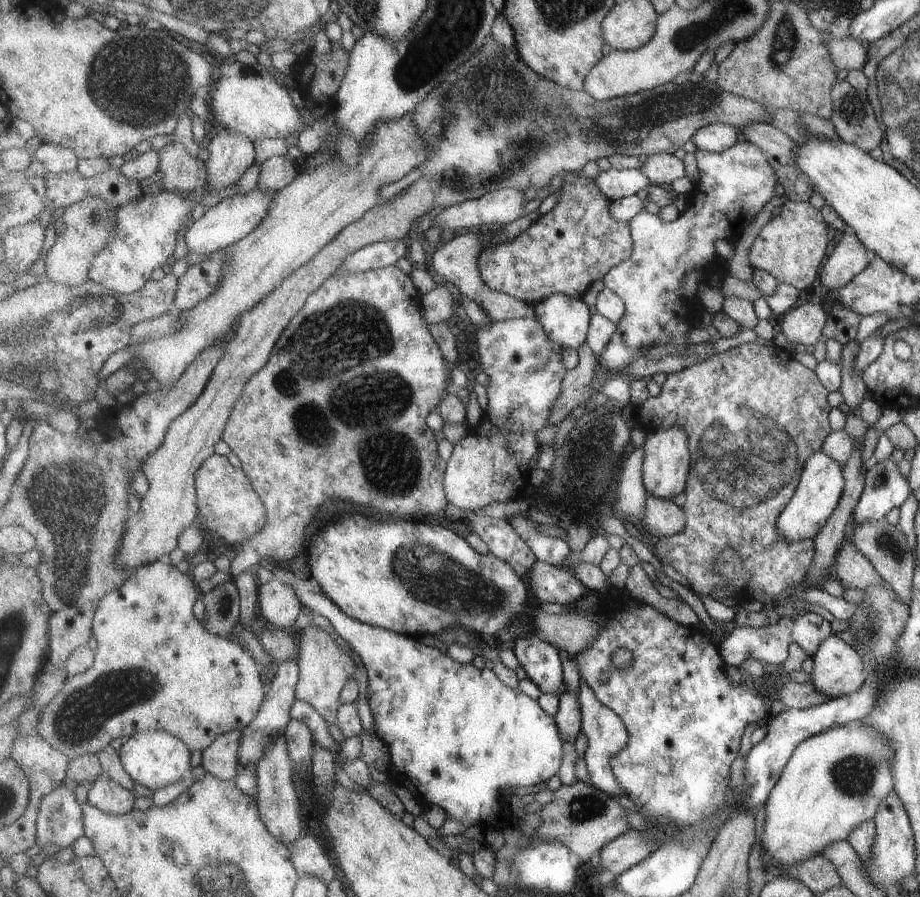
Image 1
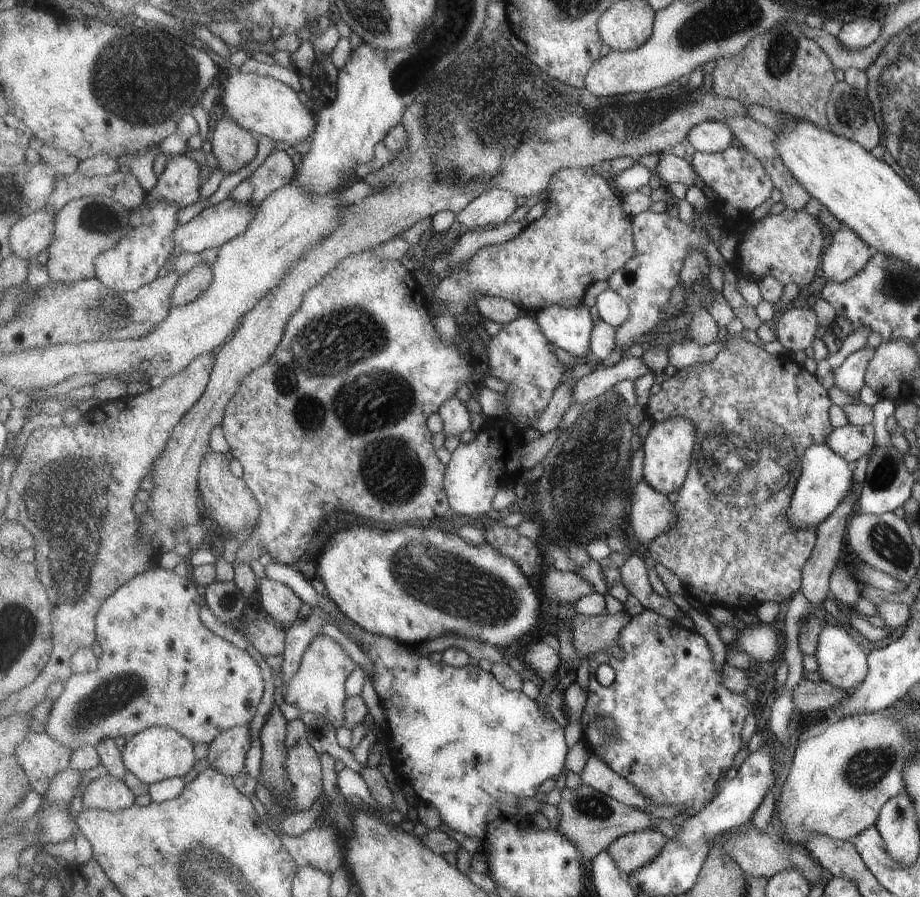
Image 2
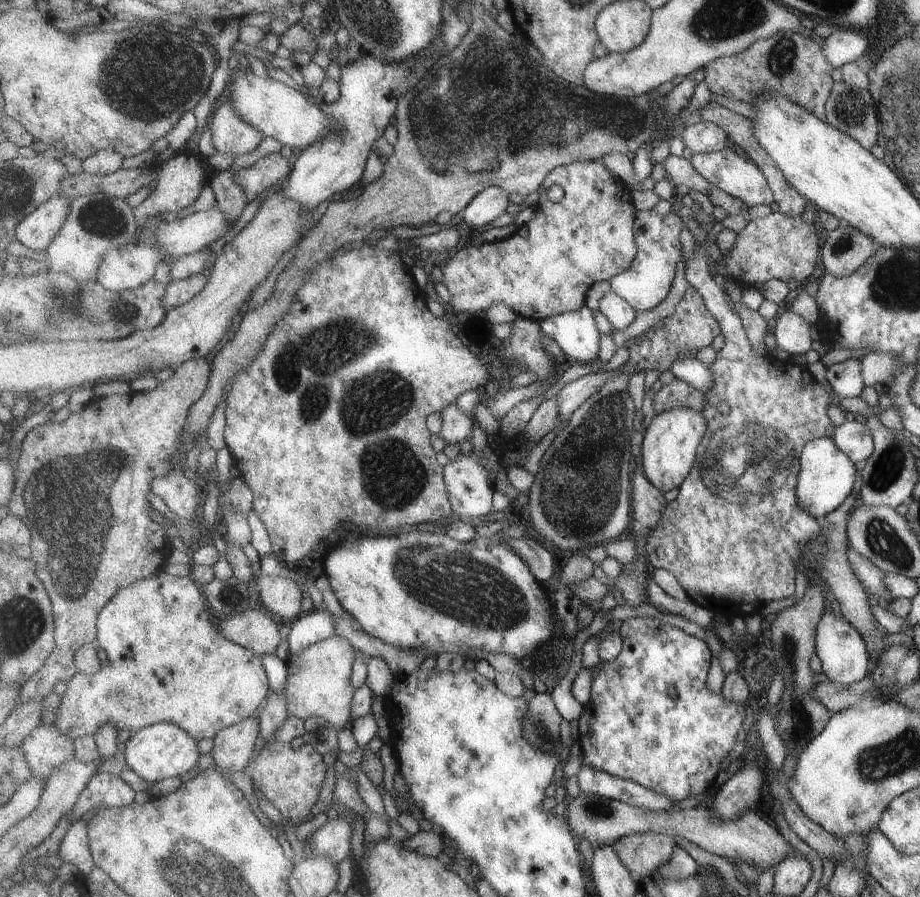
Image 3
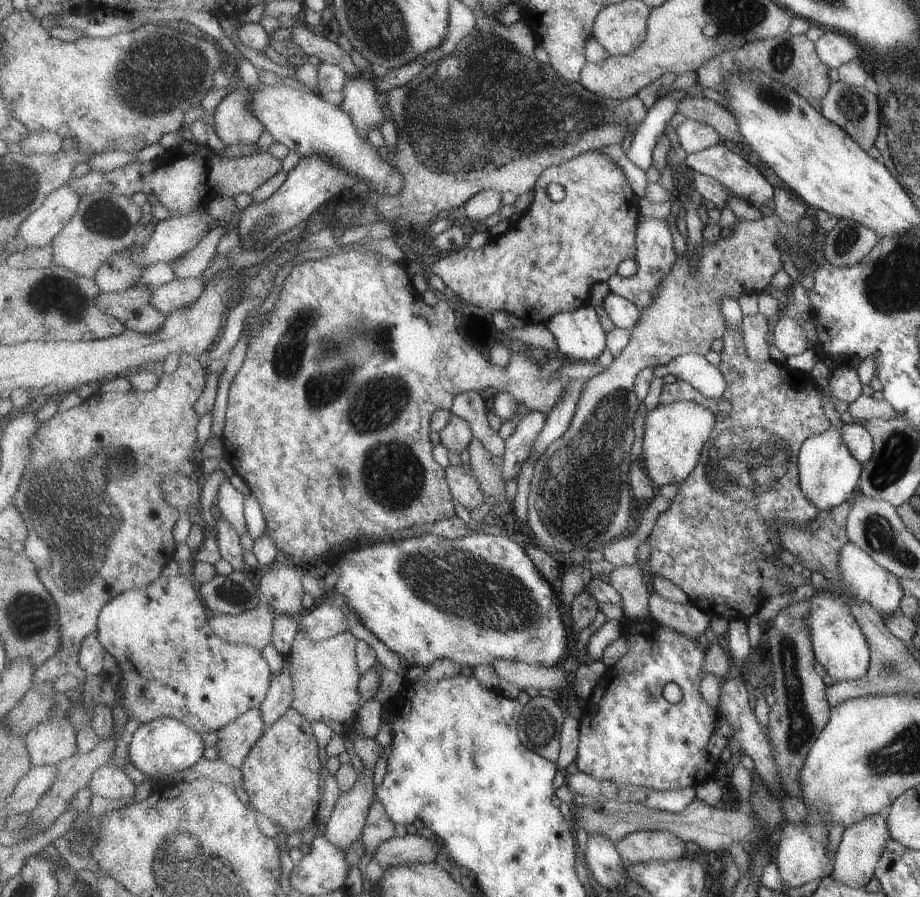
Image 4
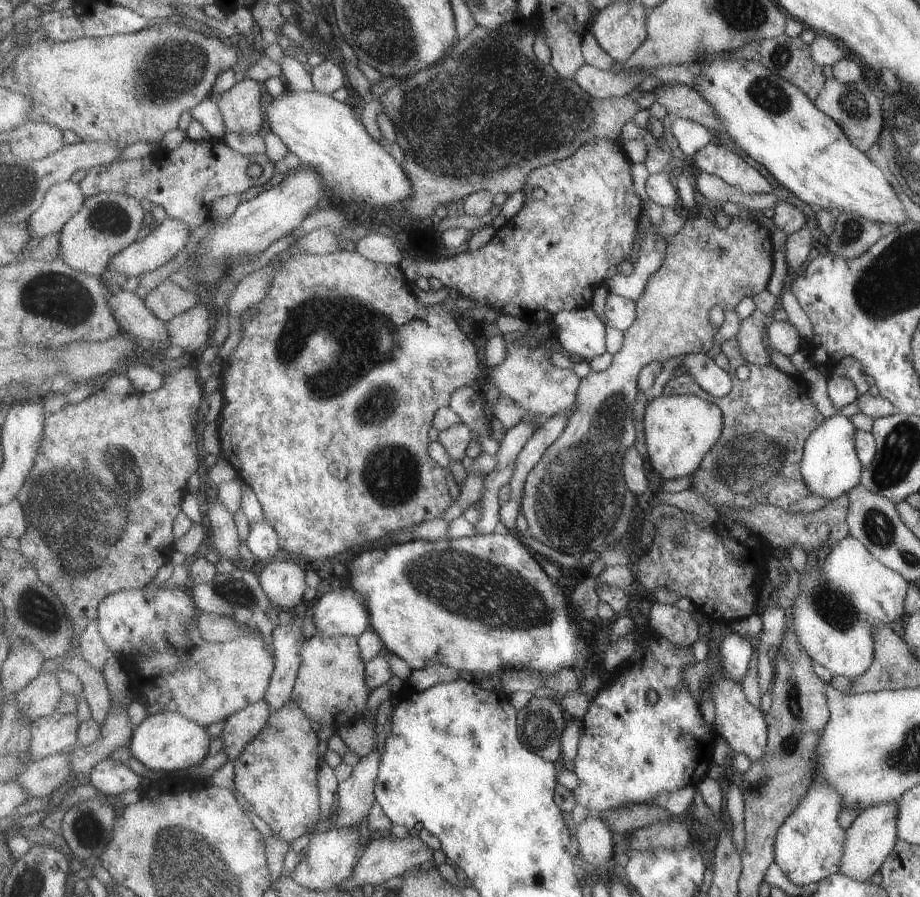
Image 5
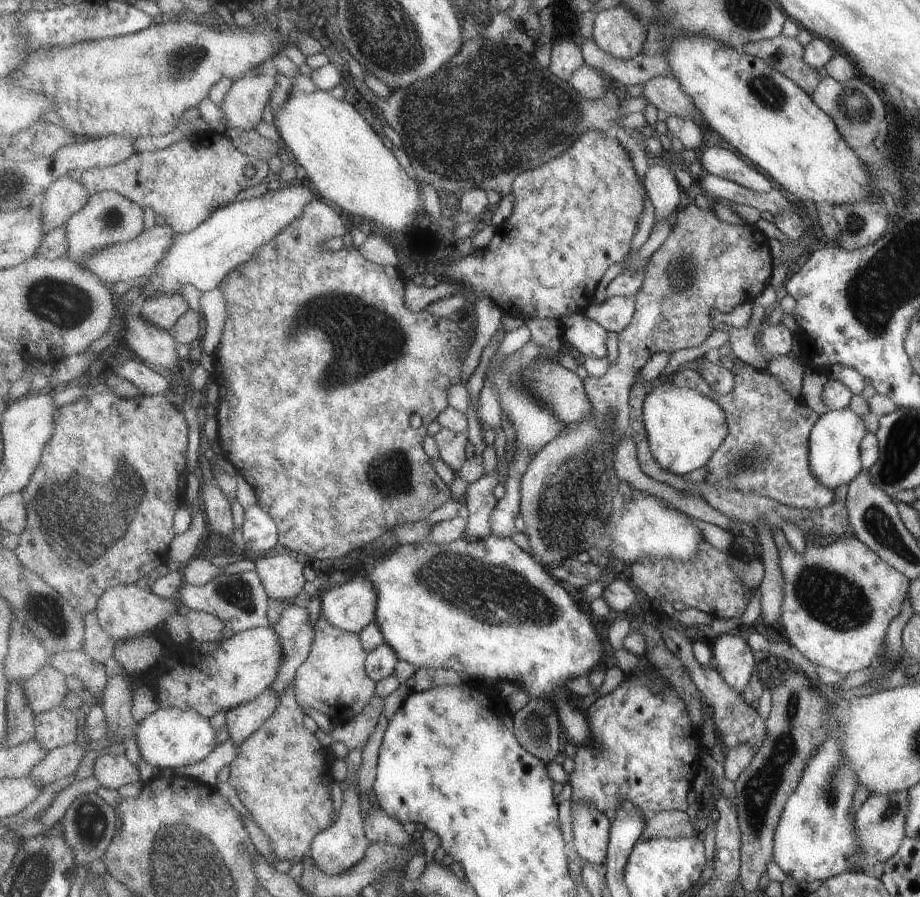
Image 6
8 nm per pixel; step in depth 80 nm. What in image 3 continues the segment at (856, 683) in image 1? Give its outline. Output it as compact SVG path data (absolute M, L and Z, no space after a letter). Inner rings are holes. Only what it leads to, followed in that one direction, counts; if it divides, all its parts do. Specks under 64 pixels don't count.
M826 604L826 610L816 624L814 653L819 657L821 670L829 681L840 685L851 685L869 674L871 658L864 640L861 639L860 634L857 634L859 632L853 629L854 626L849 626L843 618L842 620L834 618L828 607Z

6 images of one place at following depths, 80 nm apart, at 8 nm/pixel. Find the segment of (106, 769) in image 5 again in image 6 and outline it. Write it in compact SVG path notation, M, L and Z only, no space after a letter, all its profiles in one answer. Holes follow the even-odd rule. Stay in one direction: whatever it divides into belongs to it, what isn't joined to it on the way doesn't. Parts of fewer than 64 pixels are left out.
M124 754L98 756L95 759L92 777L99 786L111 789L116 794L121 786L139 782L139 778L141 778L139 769L135 768Z

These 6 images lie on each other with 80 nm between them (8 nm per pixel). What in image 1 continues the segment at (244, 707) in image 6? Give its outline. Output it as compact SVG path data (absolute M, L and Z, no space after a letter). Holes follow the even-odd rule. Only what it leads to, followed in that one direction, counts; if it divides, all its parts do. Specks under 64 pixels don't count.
M241 730L221 734L221 737L217 738L212 746L203 751L201 766L207 773L213 774L221 780L233 781L239 772L241 742L243 742Z

